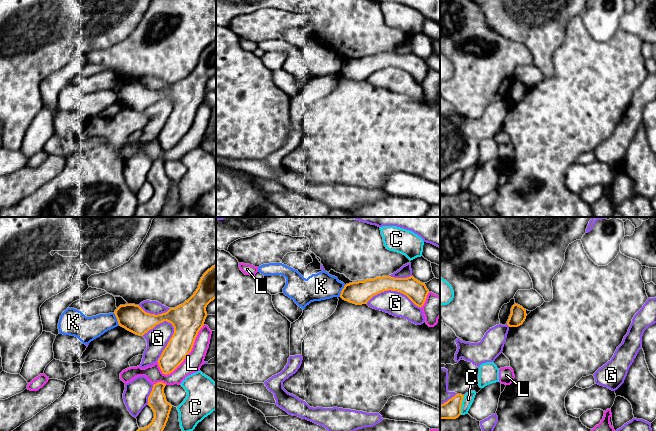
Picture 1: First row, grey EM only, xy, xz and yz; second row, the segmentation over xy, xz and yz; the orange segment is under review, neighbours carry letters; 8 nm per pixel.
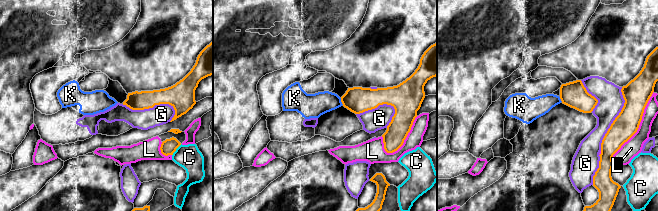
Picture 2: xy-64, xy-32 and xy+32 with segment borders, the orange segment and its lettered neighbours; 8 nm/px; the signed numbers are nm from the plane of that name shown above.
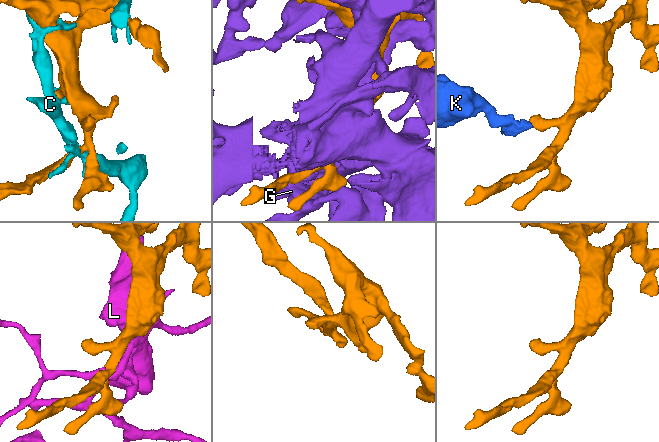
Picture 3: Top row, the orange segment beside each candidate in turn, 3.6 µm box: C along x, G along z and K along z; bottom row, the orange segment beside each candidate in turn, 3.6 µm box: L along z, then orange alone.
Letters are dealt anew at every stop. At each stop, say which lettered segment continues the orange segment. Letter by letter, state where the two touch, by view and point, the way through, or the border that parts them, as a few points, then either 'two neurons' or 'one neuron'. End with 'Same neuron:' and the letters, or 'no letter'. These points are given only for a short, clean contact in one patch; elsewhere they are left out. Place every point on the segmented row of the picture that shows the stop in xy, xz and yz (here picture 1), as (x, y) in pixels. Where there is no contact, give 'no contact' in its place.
C: contact yz (461, 405); two neurons
G: contact xy (169, 340); two neurons
K: contact xy (117, 319); border xy (113, 313), (119, 325); two neurons
L: contact xy (190, 351); two neurons
Same neuron: no letter

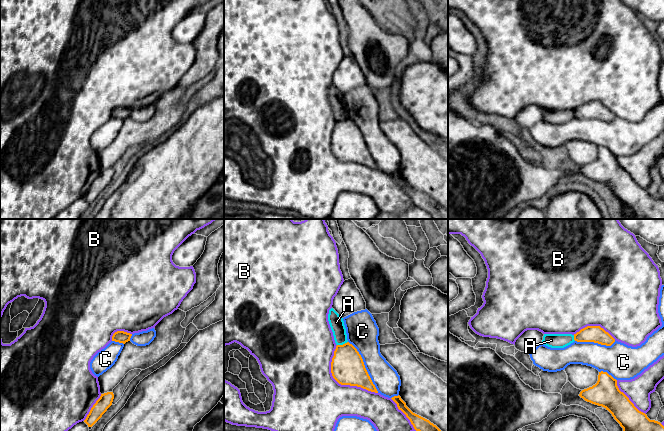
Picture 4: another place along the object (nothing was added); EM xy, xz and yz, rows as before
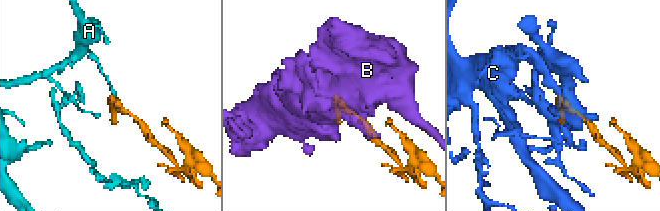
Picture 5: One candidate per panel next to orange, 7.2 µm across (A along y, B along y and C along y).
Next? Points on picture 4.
A: contact xz (343, 344); border xz (347, 341), (337, 345); two neurons
B: contact xz (339, 383); two neurons
C: contact xz (364, 367); two neurons
Same neuron: no letter

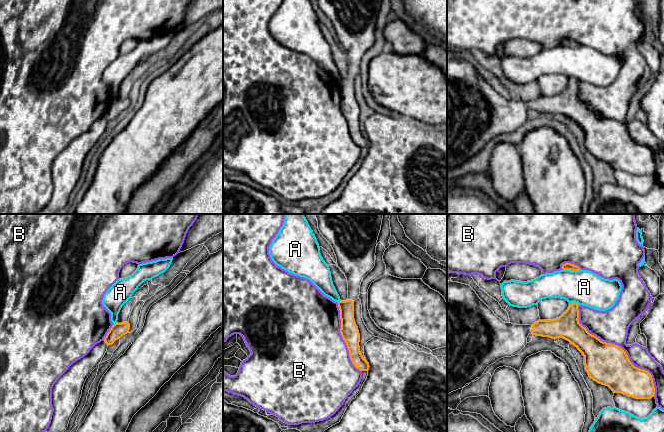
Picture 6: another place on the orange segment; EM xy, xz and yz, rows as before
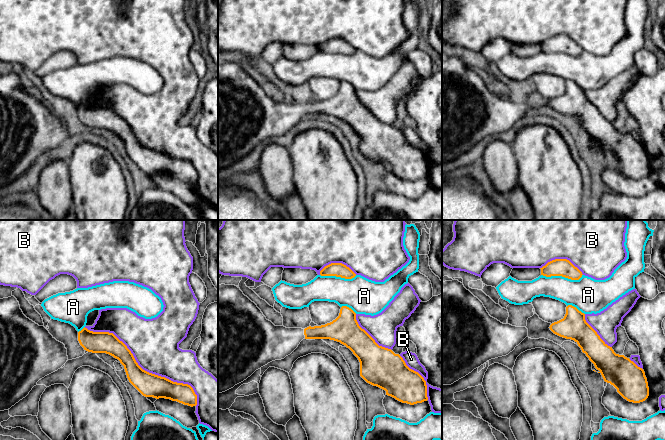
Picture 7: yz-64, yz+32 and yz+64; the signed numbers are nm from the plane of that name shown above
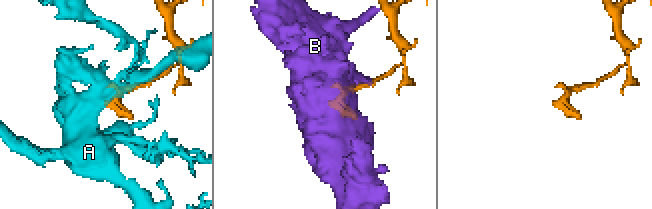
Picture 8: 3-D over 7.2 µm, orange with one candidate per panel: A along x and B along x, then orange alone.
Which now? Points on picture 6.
A: contact yz (572, 270); two neurons
B: contact yz (617, 345); two neurons
Same neuron: no letter

